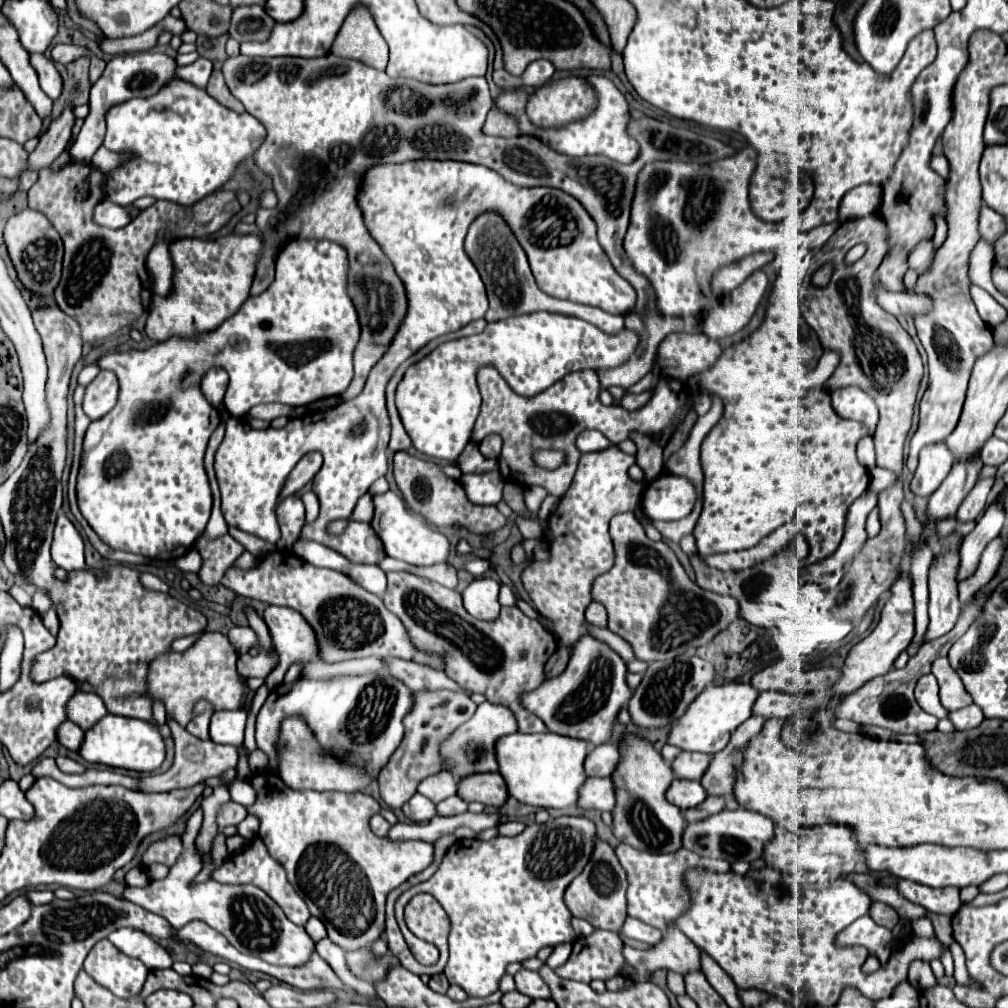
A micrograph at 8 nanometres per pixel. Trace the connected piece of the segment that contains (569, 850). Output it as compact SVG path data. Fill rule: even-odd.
M551 818L545 824L531 824L521 834L507 838L497 836L495 840L481 842L481 840L457 840L443 856L437 872L427 880L421 882L407 892L403 892L395 904L397 924L403 932L403 938L415 956L417 962L431 966L437 962L437 948L425 946L423 940L417 940L403 920L403 910L407 902L421 892L427 892L441 902L445 912L451 920L451 932L449 932L449 962L445 966L445 976L449 984L461 986L469 996L489 996L495 990L499 990L499 980L505 976L505 968L511 962L523 962L533 956L545 946L557 946L563 942L575 940L575 932L571 928L571 914L567 906L563 904L563 890L569 886L569 882L585 868L587 858L591 856L595 840L595 824L587 818Z

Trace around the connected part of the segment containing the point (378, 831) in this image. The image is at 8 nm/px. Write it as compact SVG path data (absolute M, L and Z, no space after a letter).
M375 814L371 820L369 820L369 826L373 830L375 836L385 836L387 834L387 828L391 828L391 824L381 816L381 814Z

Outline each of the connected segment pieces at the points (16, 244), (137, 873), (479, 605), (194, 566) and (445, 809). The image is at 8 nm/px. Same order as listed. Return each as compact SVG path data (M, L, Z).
M25 208L23 212L11 216L5 226L5 242L9 248L9 256L17 268L21 282L37 292L39 296L51 296L55 284L61 276L61 260L63 260L63 240L59 232L51 226L45 214Z
M131 868L125 876L127 886L147 886L149 884L149 876L143 868Z
M485 576L473 580L463 592L465 610L479 620L495 620L499 616L499 582Z
M189 550L185 556L181 556L181 558L175 560L175 566L179 570L183 570L183 572L199 572L201 566L203 566L203 558L199 556L199 552Z
M449 796L449 798L445 798L443 802L437 804L437 812L439 812L439 816L455 816L455 814L467 812L467 806L469 804L463 798Z

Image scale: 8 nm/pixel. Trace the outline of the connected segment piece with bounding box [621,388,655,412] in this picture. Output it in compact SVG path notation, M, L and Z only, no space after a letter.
M655 388L645 390L645 392L641 392L641 394L625 394L623 400L621 400L621 406L623 406L625 410L629 410L629 412L635 412L635 410L643 408L643 406L651 400L653 392L655 392Z

